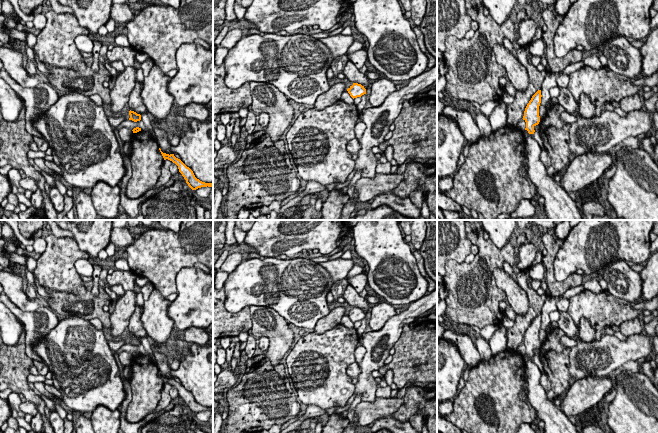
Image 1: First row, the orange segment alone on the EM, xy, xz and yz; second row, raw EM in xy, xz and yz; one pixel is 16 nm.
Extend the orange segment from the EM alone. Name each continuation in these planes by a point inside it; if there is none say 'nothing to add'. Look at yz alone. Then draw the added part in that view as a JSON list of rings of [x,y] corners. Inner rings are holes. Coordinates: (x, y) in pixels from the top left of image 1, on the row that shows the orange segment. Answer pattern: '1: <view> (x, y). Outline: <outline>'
nothing to add

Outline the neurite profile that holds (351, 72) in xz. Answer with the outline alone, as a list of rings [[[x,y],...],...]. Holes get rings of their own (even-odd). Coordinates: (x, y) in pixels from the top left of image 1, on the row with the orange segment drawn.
[[[348,61],[345,65],[343,74],[351,82],[361,84],[365,89],[369,87],[370,79],[368,79],[364,73],[361,73],[351,61]]]

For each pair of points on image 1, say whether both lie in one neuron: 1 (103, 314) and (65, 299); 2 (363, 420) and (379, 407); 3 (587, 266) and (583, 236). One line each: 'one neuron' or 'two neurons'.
1: one neuron
2: one neuron
3: one neuron

